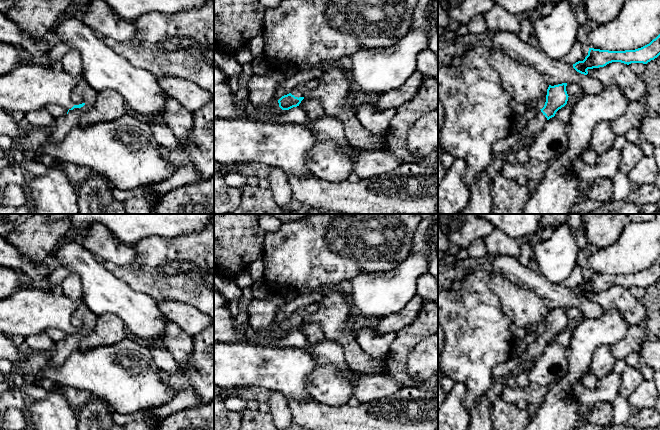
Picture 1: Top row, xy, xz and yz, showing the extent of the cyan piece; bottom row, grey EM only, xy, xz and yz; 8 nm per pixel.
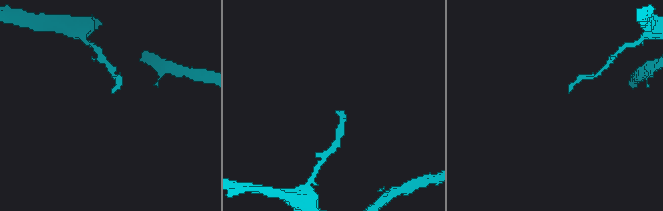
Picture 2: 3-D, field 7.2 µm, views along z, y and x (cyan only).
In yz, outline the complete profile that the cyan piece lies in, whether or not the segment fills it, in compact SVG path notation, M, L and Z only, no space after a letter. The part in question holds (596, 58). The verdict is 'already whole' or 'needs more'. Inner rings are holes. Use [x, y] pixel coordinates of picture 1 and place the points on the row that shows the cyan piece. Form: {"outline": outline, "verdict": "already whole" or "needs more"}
{"outline": "M660 34L649 44L635 49L625 51L609 51L589 48L588 55L583 61L573 64L573 68L584 75L588 74L588 69L604 67L612 62L624 64L643 63L647 64L660 55Z", "verdict": "already whole"}

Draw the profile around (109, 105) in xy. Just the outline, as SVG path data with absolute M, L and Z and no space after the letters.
M114 90L98 92L91 110L83 112L79 123L91 125L116 120L128 113L128 106L122 96Z

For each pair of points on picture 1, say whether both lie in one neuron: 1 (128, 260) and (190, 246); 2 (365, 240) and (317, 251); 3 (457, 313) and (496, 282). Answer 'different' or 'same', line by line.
1: different
2: same
3: different

